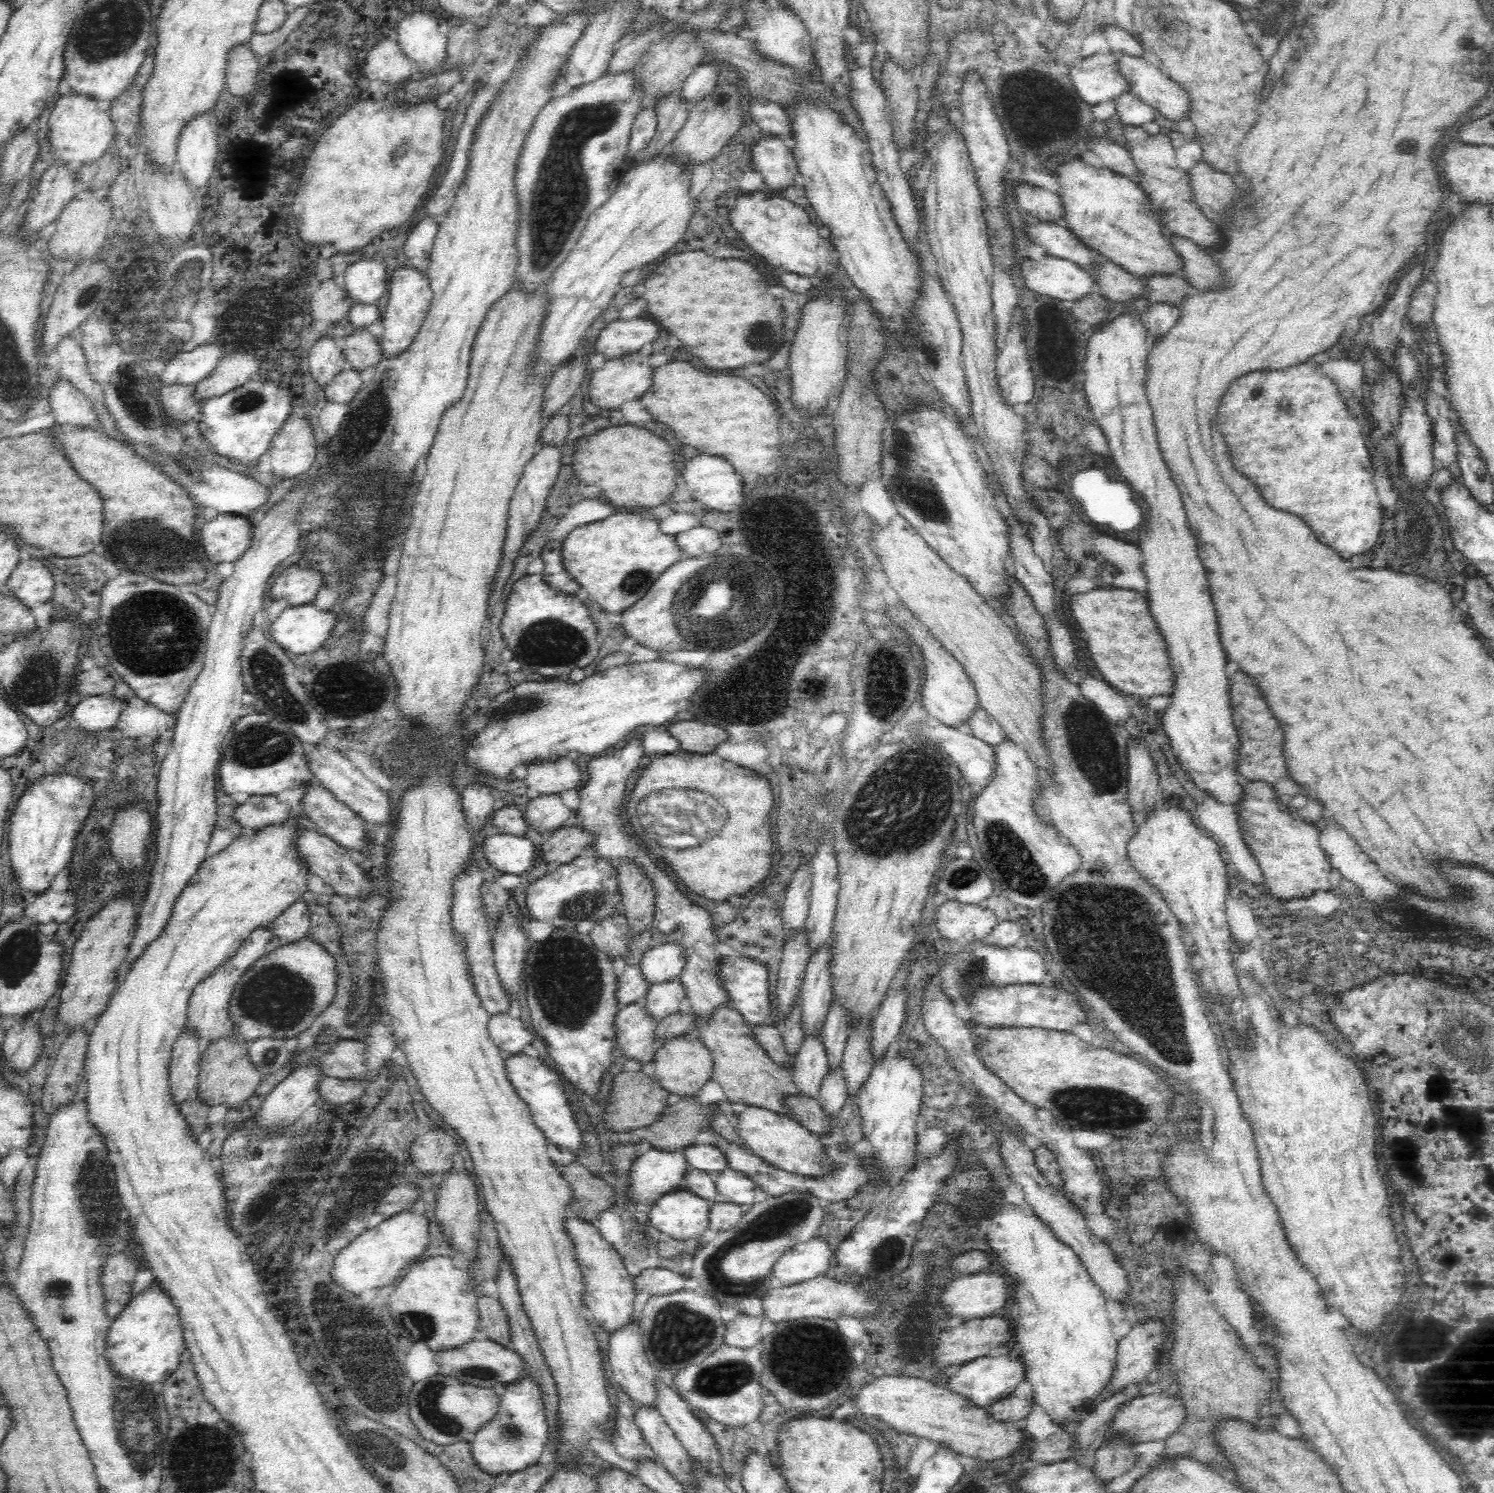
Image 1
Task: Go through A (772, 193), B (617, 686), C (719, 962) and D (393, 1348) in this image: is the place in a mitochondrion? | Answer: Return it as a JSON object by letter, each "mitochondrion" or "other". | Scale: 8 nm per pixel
{"A":"other","B":"other","C":"other","D":"mitochondrion"}

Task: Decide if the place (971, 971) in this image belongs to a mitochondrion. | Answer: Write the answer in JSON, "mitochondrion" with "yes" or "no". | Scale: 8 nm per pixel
{"mitochondrion":"yes"}

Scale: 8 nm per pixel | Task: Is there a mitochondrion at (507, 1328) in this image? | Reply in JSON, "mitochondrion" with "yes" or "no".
{"mitochondrion":"no"}

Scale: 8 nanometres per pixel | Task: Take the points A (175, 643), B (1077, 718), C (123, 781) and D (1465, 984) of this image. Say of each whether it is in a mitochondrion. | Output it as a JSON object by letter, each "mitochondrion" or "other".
{"A":"mitochondrion","B":"mitochondrion","C":"mitochondrion","D":"other"}

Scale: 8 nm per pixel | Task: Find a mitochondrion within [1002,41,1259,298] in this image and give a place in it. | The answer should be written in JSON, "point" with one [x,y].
{"point":[1042,87]}

